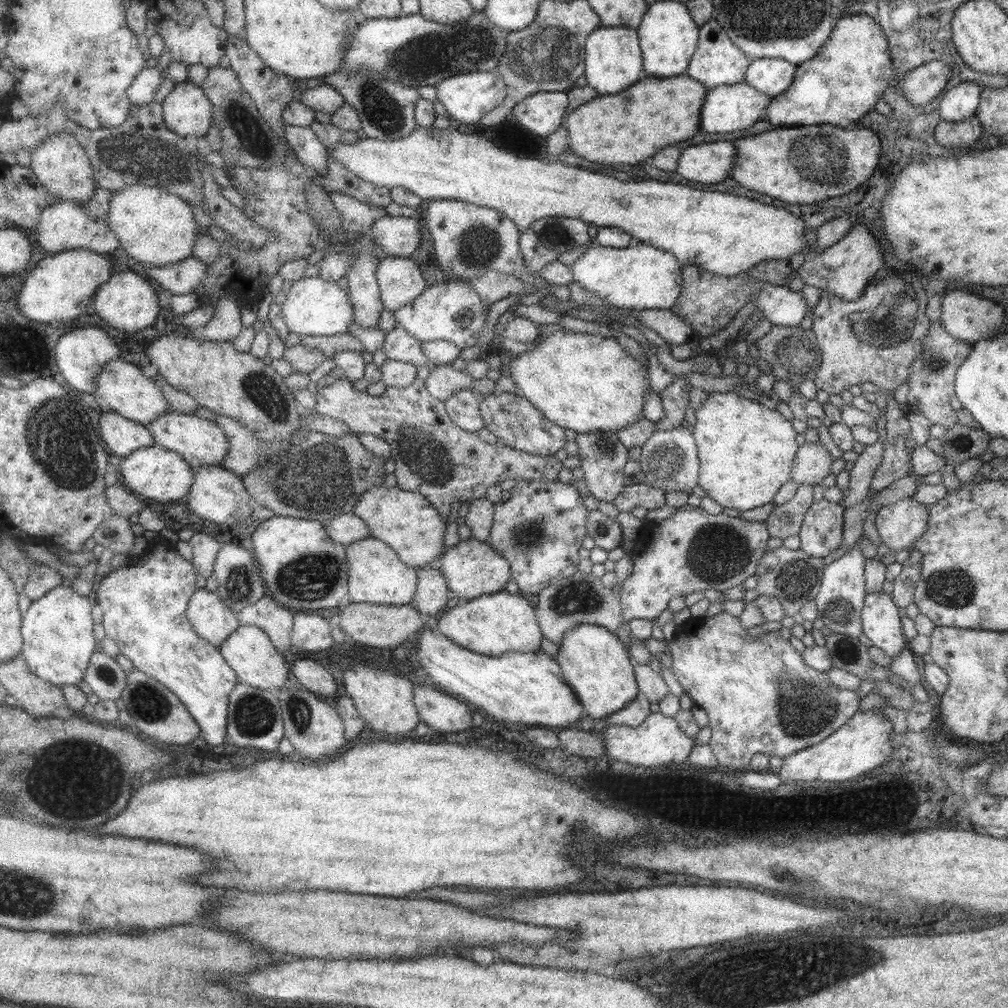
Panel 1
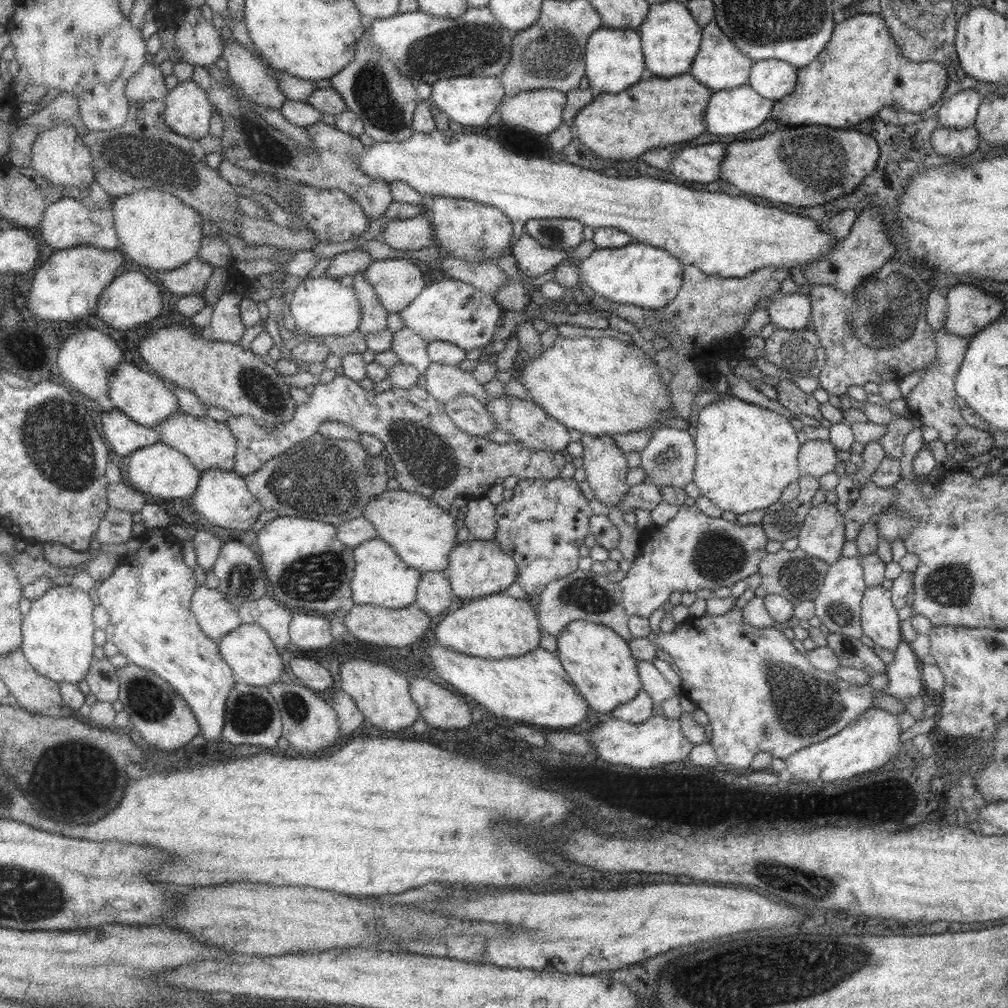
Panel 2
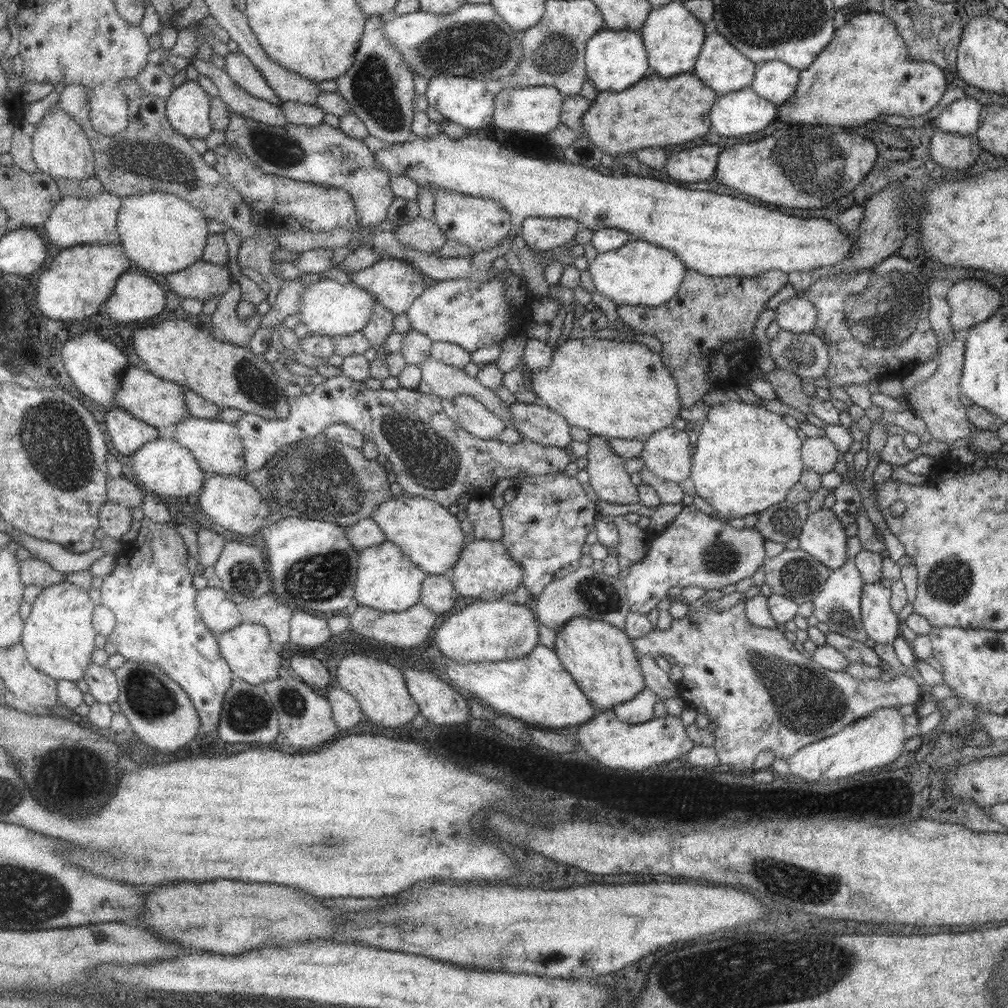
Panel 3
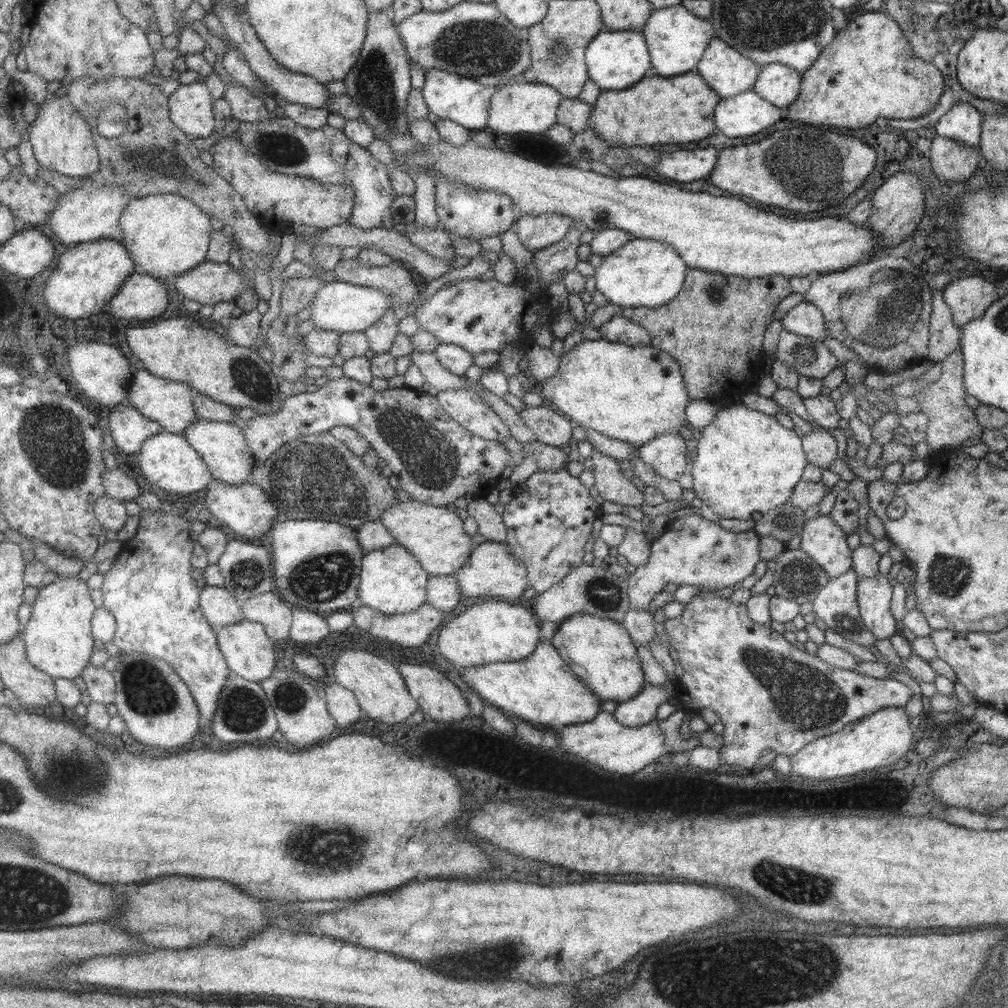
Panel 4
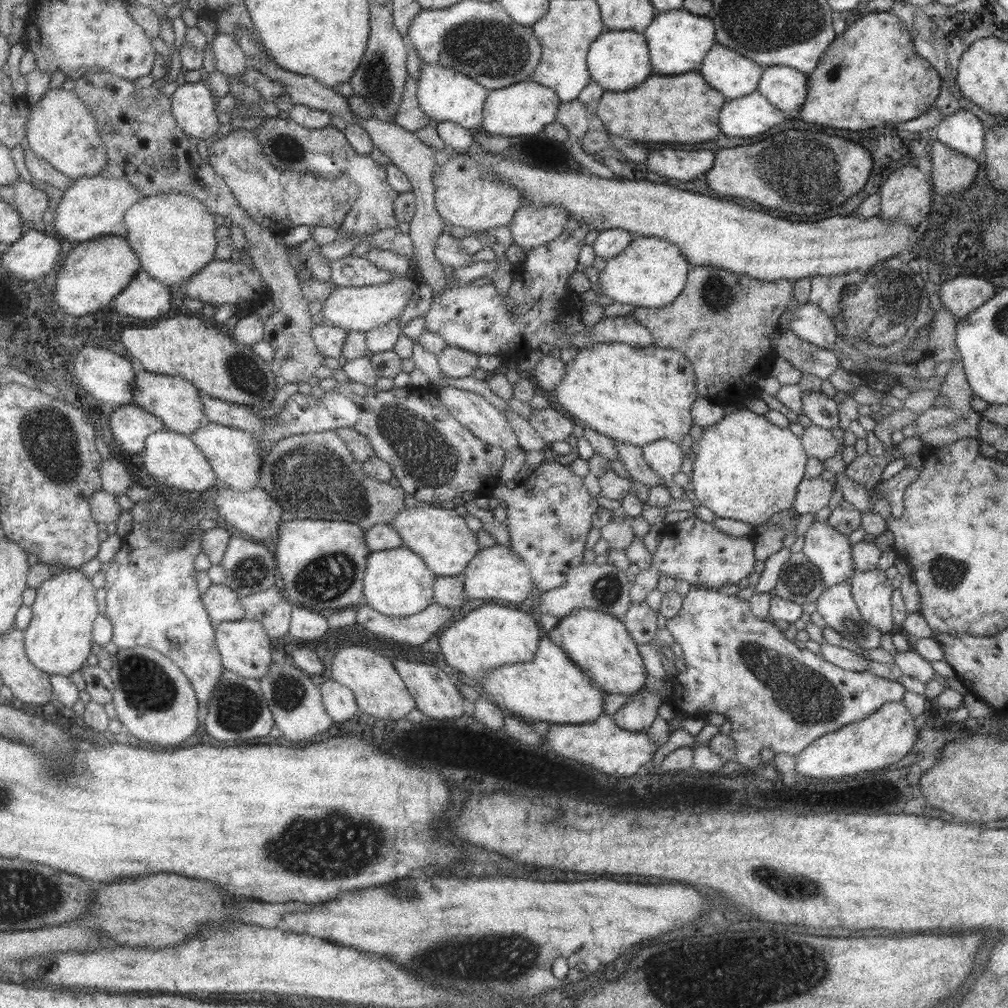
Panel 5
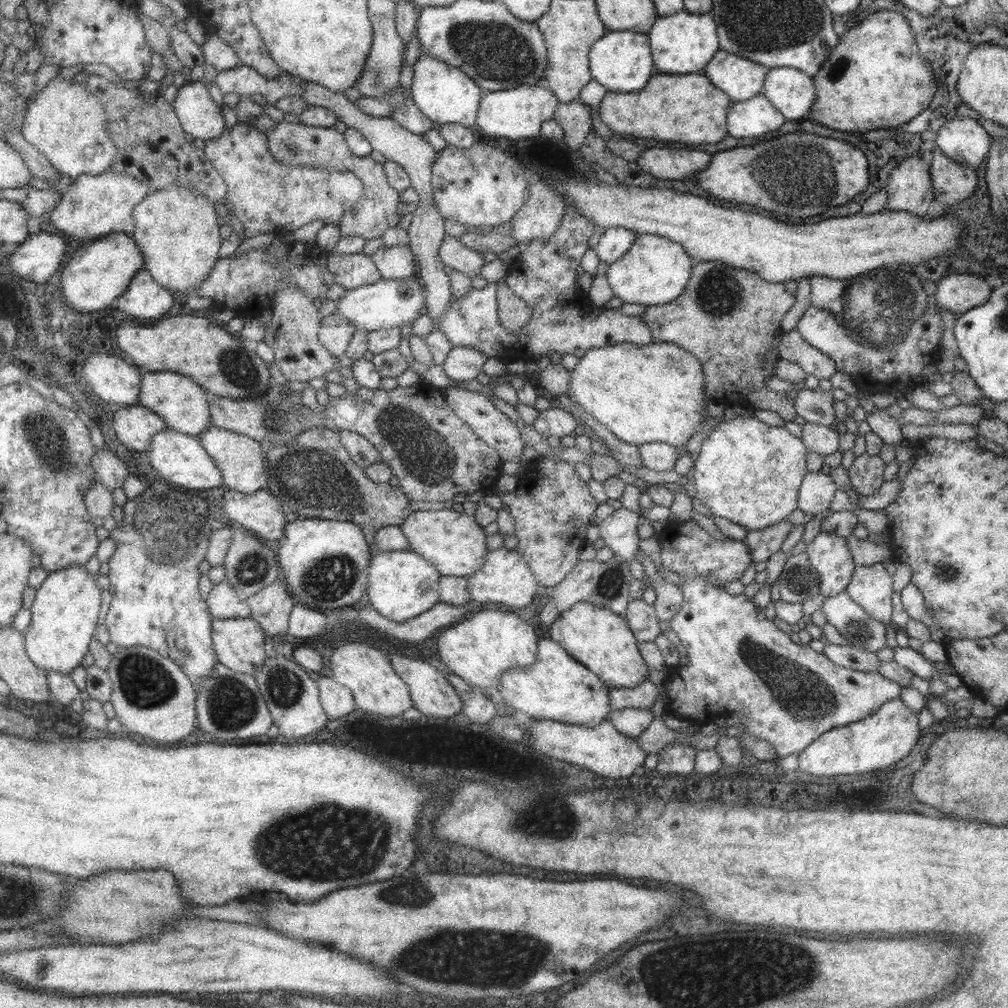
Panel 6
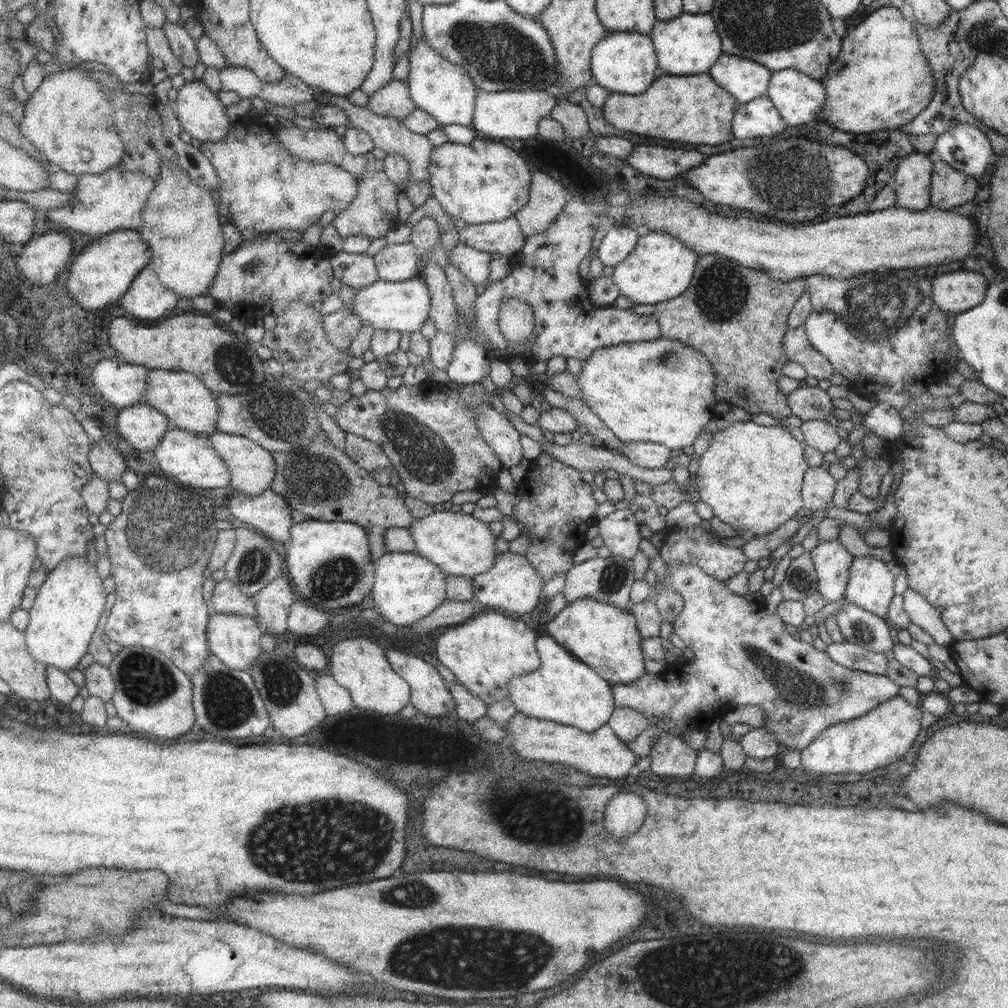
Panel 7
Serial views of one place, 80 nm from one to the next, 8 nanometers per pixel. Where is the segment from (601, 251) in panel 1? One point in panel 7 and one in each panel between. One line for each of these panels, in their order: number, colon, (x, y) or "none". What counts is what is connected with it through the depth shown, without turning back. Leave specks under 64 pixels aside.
2: (637, 274)
3: (639, 273)
4: (644, 273)
5: (650, 272)
6: (654, 271)
7: (659, 267)

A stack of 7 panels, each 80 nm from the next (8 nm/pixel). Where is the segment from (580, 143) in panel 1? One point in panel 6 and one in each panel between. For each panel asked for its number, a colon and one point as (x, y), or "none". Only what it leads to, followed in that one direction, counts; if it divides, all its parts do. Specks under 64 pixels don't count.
2: (653, 112)
3: (636, 117)
4: (657, 110)
5: (683, 108)
6: (687, 108)

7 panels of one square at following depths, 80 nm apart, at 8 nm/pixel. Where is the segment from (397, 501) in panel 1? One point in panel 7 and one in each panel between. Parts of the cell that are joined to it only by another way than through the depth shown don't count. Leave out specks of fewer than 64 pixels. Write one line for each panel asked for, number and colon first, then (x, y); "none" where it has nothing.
2: (422, 534)
3: (429, 536)
4: (433, 535)
5: (439, 536)
6: (453, 542)
7: (457, 543)

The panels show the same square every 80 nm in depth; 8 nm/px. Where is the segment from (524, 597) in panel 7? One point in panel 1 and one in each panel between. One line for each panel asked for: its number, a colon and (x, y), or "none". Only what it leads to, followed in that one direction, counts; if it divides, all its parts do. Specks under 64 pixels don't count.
1: (471, 568)
2: (476, 568)
3: (484, 570)
4: (491, 570)
5: (496, 573)
6: (505, 578)

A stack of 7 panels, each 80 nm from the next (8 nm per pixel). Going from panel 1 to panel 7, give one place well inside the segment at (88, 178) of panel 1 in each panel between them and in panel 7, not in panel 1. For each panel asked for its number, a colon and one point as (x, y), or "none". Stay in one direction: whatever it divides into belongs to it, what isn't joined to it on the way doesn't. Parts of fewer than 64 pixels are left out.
2: (60, 154)
3: (62, 148)
4: (62, 138)
5: (63, 129)
6: (66, 121)
7: (70, 119)

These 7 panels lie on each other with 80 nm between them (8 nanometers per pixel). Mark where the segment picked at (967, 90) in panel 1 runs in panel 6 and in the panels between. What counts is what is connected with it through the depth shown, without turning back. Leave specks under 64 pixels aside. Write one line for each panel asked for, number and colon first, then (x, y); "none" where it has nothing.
2: (959, 111)
3: (961, 116)
4: (962, 123)
5: (962, 132)
6: (963, 140)

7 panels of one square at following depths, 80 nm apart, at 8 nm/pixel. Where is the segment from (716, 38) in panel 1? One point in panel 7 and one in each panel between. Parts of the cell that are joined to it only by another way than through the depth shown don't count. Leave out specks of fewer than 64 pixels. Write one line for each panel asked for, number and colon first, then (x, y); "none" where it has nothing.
2: (719, 65)
3: (724, 69)
4: (727, 72)
5: (733, 75)
6: (740, 79)
7: (743, 79)

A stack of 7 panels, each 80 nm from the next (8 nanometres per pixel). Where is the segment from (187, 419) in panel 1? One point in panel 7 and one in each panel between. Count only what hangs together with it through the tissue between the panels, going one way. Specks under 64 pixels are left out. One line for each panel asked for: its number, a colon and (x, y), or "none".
2: (207, 443)
3: (215, 444)
4: (223, 447)
5: (234, 456)
6: (242, 461)
7: (252, 468)

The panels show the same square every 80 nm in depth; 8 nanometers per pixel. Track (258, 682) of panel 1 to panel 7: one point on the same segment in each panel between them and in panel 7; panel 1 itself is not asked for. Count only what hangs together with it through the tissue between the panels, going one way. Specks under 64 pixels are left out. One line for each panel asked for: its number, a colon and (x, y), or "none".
2: (248, 651)
3: (246, 648)
4: (248, 652)
5: (244, 649)
6: (237, 642)
7: (233, 638)

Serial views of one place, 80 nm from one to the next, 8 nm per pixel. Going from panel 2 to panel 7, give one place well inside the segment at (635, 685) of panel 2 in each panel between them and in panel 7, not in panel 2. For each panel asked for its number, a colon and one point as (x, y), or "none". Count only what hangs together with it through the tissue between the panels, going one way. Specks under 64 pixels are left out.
3: (600, 658)
4: (599, 651)
5: (598, 643)
6: (599, 639)
7: (604, 637)

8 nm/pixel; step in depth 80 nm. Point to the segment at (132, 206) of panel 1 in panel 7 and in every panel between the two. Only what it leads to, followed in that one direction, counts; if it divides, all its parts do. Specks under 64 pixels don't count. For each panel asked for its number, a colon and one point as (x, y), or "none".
2: (158, 232)
3: (161, 233)
4: (167, 235)
5: (173, 234)
6: (176, 228)
7: (181, 227)

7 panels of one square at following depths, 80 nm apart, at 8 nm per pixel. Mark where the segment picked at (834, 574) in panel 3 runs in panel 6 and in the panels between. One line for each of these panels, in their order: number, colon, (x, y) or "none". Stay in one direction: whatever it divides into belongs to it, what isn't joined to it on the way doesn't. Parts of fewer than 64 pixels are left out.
4: (835, 604)
5: (836, 605)
6: (855, 625)

